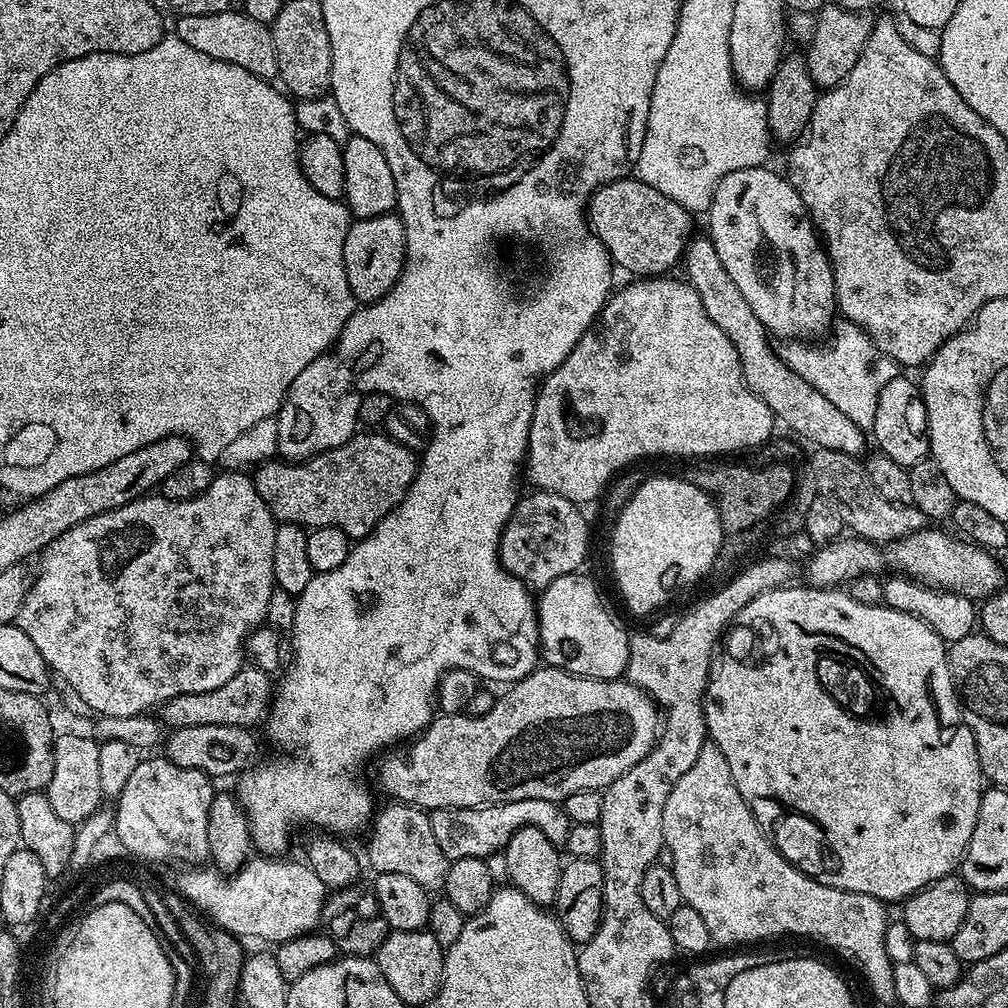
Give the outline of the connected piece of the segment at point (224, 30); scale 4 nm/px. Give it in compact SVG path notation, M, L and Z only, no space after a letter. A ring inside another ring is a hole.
M240 10L222 14L180 16L177 21L174 35L182 38L186 46L194 46L194 50L202 54L210 54L210 58L218 58L222 62L242 66L242 70L250 70L250 74L263 80L272 82L277 79L280 67L278 66L278 54L274 54L272 30L269 25L254 22L254 18L245 16Z

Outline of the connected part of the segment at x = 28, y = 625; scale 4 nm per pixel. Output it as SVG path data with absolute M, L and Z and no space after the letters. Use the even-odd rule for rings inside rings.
M224 470L213 475L212 485L189 500L171 500L159 494L141 496L126 506L86 518L81 524L75 524L54 538L54 542L50 542L39 557L40 573L39 570L35 573L14 623L24 631L26 638L30 638L30 642L34 642L34 646L38 646L38 654L42 654L49 669L63 683L72 686L97 717L138 716L172 698L178 698L180 694L202 694L202 690L214 690L230 682L230 678L234 678L234 674L245 667L248 636L268 619L266 606L270 606L270 594L276 587L274 534L277 527L276 517L266 502L262 502L262 494L258 494L255 479L244 470Z

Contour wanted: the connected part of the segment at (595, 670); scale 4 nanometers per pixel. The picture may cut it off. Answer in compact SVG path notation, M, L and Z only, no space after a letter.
M576 572L566 574L562 578L554 578L554 582L550 582L548 587L543 589L538 596L538 607L536 610L536 620L540 624L540 654L543 663L550 668L561 668L567 672L573 672L575 676L589 676L595 680L618 680L627 673L628 670L628 638L629 633L623 632L622 629L616 625L616 620L610 613L604 609L604 604L600 601L600 592L596 589L596 584L588 576L580 576Z

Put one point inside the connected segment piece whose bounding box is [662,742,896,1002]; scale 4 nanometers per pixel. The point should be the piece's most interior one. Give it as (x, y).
(742, 886)

